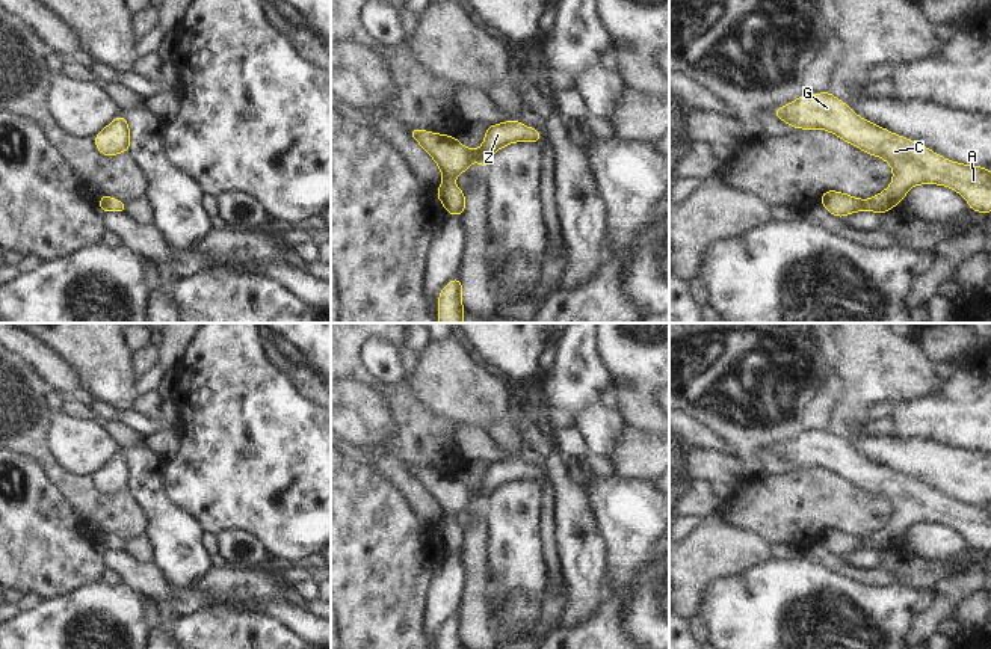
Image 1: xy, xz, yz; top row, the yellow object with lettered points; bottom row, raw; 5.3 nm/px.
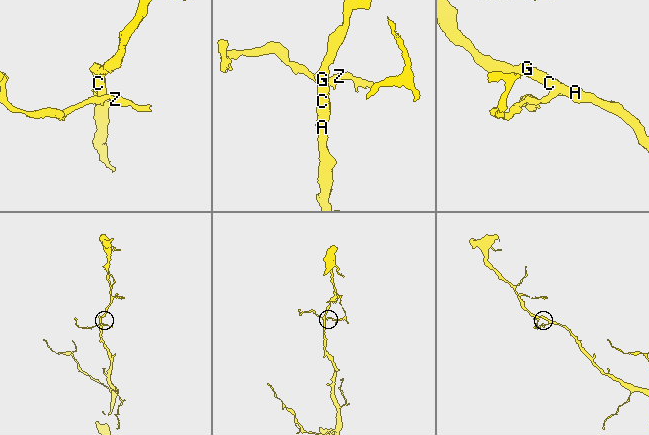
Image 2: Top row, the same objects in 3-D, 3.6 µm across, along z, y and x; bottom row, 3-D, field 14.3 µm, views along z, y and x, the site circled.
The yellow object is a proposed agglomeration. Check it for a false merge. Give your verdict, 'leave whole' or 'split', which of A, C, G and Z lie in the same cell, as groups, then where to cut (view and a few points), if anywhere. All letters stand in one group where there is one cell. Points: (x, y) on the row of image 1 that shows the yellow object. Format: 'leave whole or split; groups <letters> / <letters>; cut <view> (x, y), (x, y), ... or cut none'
leave whole; groups A C G Z; cut none

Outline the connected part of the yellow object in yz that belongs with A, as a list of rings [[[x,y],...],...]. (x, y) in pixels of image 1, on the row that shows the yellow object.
[[[829,91],[804,94],[772,113],[793,128],[820,128],[858,146],[873,157],[882,157],[893,168],[893,183],[875,198],[857,199],[837,190],[825,190],[820,202],[832,216],[844,217],[855,211],[885,214],[918,184],[940,184],[962,195],[971,211],[991,211],[989,168],[967,166],[946,160],[940,154],[903,136],[876,127],[860,118],[843,100]]]

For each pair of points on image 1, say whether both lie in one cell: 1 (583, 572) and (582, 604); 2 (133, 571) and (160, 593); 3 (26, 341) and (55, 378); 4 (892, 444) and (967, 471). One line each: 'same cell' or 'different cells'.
1: same cell
2: same cell
3: same cell
4: same cell

